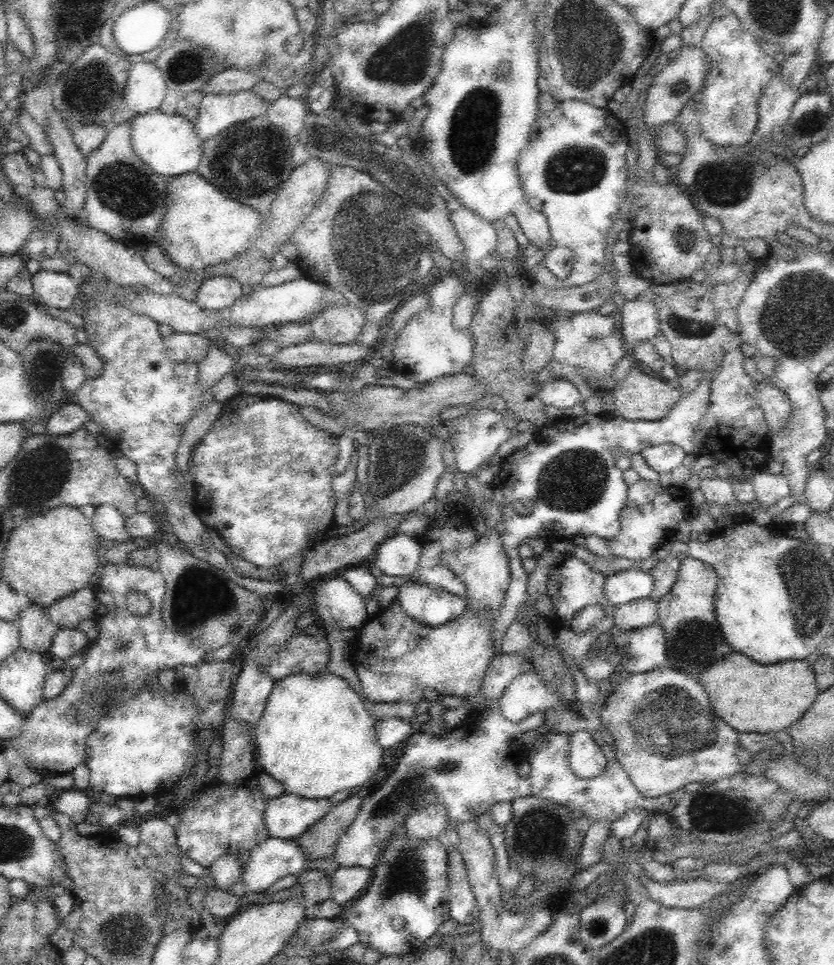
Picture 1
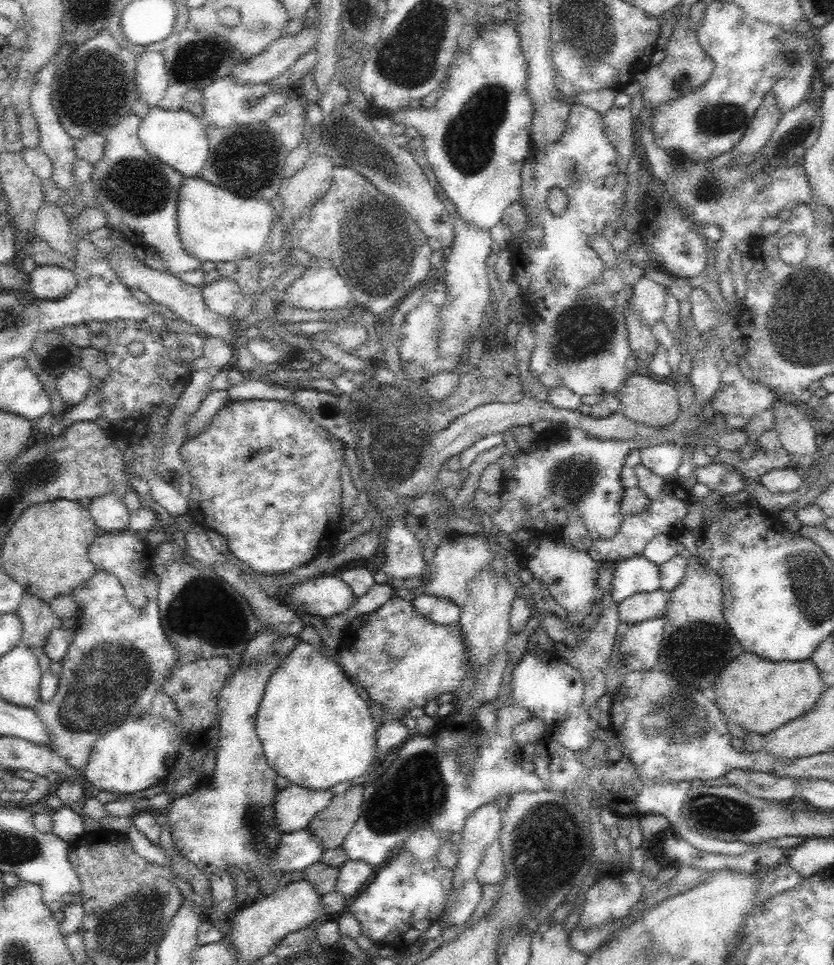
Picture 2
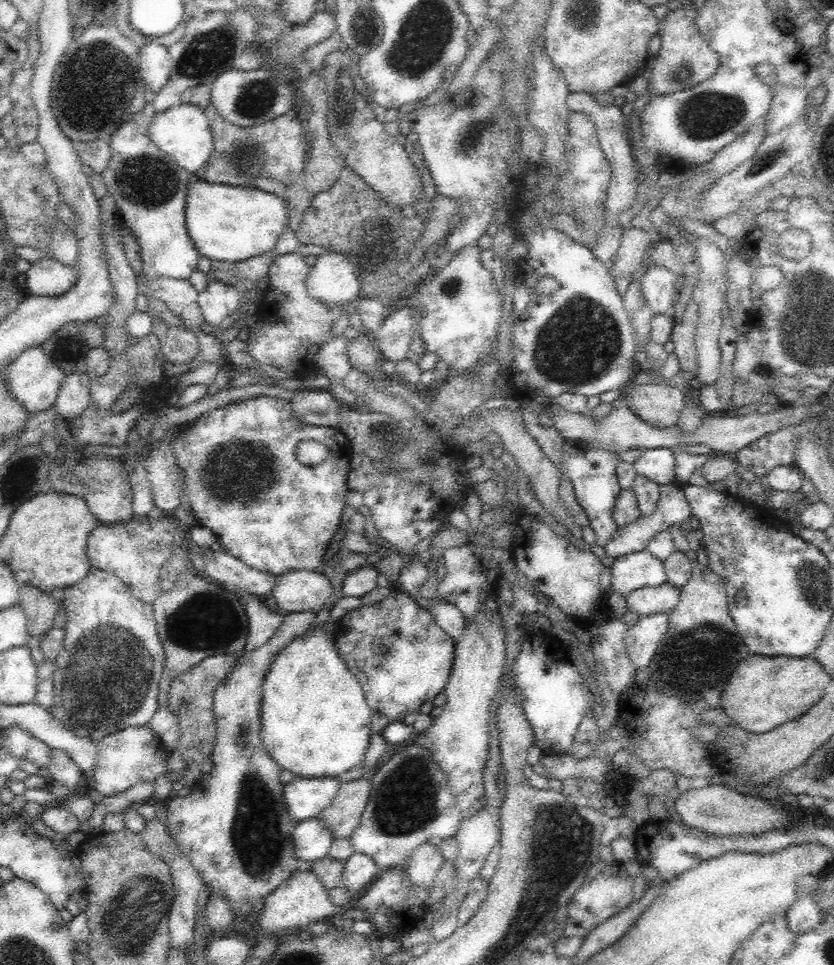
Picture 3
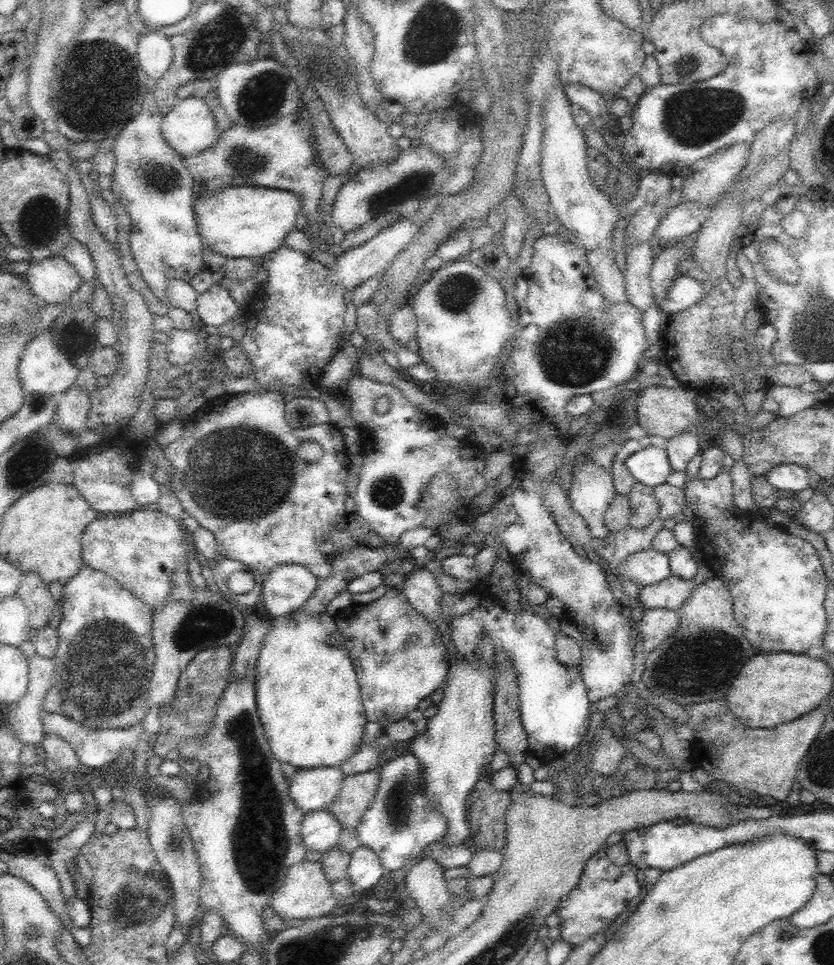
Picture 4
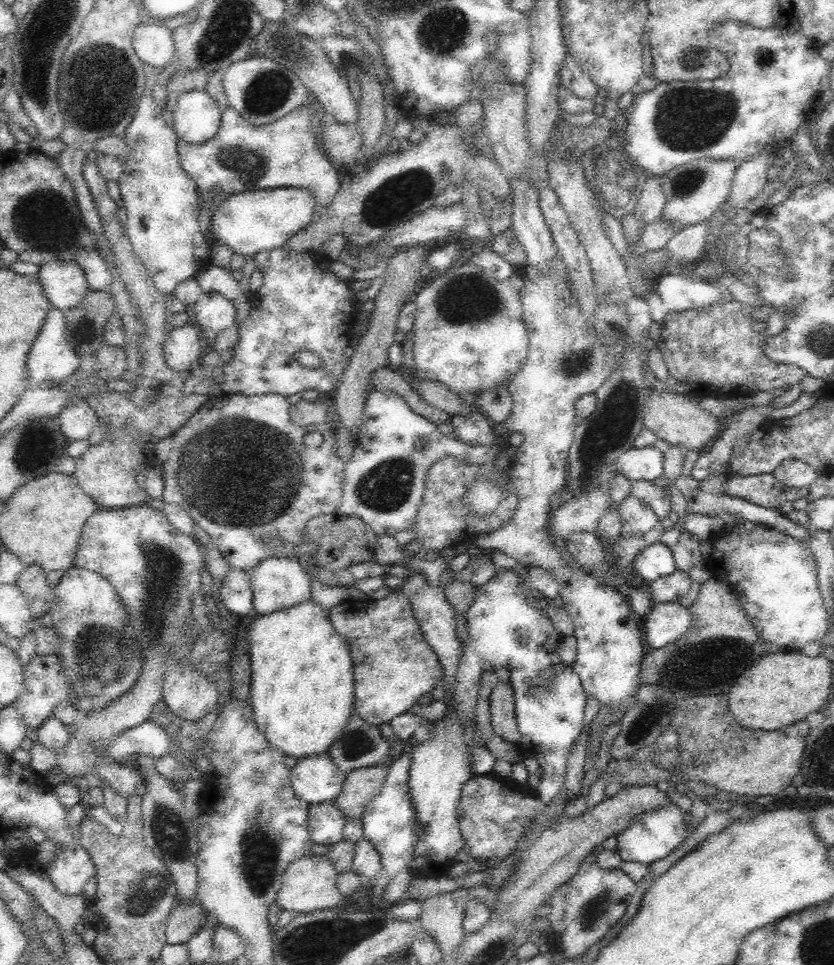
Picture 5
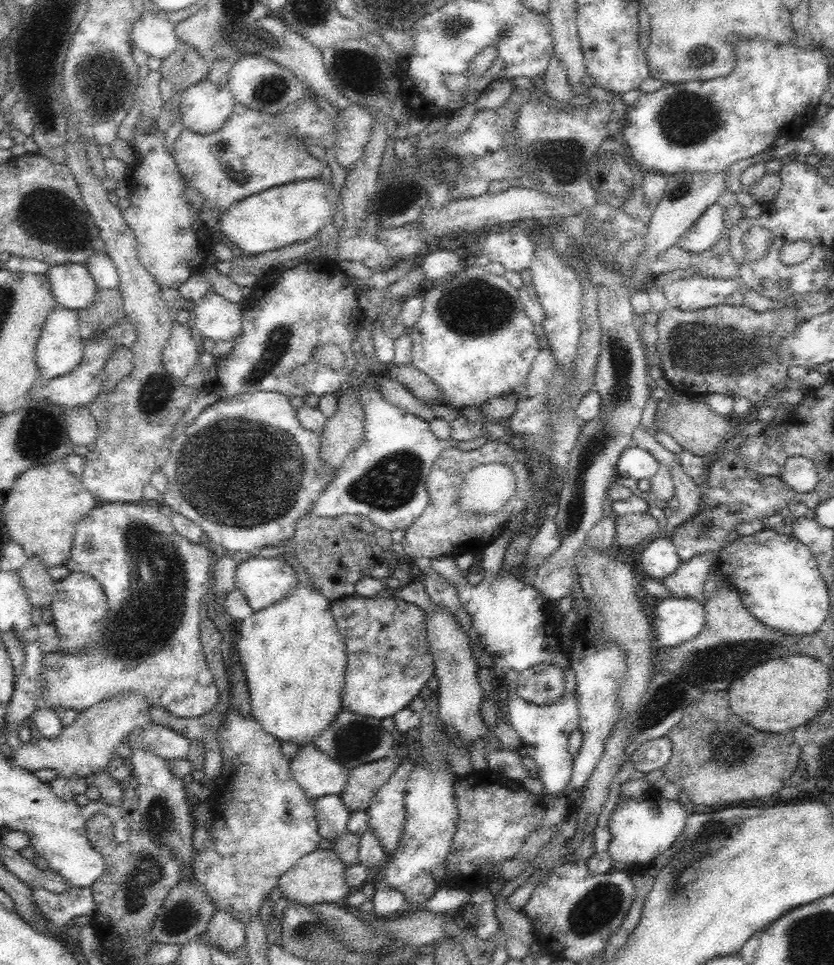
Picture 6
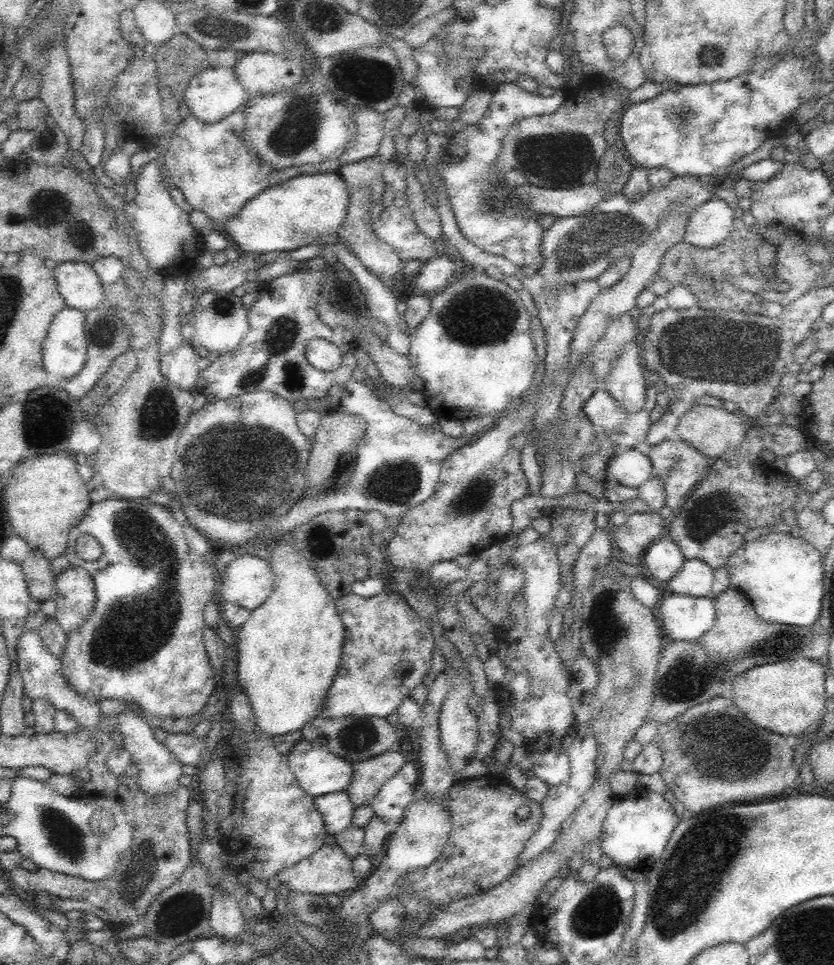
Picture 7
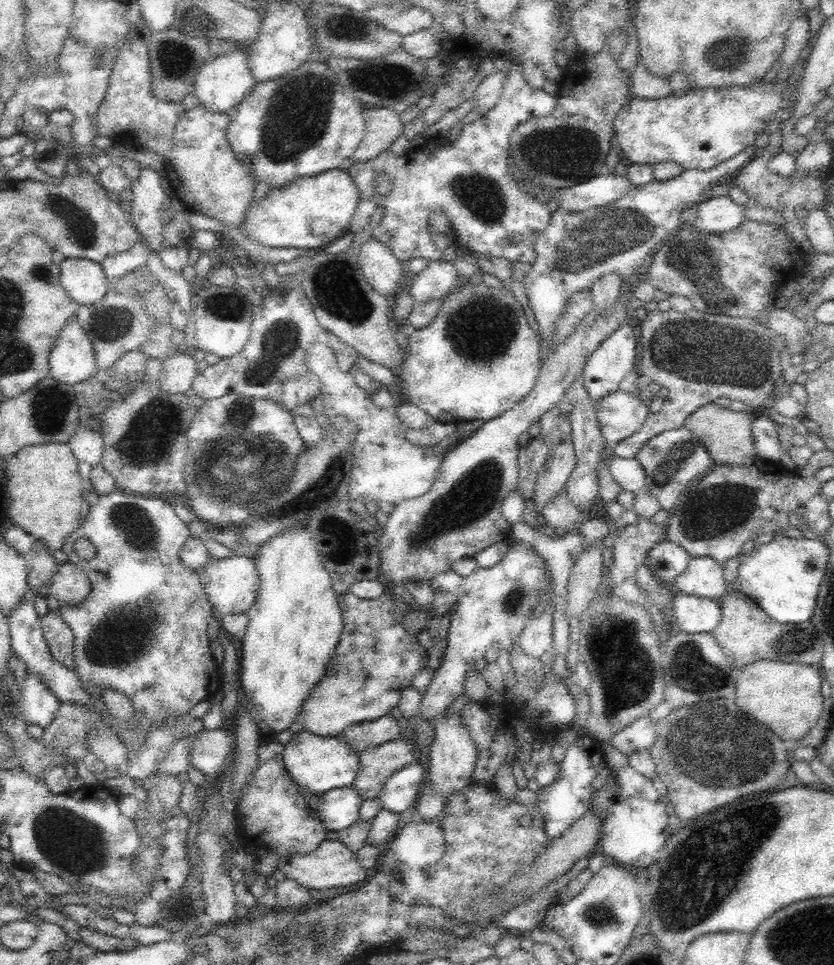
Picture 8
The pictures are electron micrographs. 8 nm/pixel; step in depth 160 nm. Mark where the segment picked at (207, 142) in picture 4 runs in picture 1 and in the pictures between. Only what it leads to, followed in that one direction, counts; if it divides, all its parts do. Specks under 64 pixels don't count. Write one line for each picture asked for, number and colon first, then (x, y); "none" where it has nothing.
1: (167, 143)
2: (177, 138)
3: (183, 132)

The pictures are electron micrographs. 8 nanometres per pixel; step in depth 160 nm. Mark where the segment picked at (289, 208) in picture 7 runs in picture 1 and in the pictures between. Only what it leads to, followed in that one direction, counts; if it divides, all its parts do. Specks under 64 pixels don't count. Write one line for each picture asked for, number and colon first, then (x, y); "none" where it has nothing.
1: (201, 228)
2: (214, 225)
3: (228, 223)
4: (241, 221)
5: (252, 221)
6: (277, 217)

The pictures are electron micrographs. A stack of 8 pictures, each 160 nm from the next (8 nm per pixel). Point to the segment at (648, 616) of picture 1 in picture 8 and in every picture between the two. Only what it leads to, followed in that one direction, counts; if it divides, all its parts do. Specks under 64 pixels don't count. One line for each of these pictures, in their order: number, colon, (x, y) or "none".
2: (642, 606)
3: (663, 598)
4: (671, 593)
5: (671, 588)
6: (687, 580)
7: (696, 578)
8: (703, 577)

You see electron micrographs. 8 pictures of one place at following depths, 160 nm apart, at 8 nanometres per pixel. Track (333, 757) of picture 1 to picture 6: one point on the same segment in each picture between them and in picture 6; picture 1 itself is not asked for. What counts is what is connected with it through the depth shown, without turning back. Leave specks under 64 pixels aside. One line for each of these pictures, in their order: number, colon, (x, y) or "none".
2: (315, 729)
3: (315, 722)
4: (308, 698)
5: (302, 683)
6: (294, 658)

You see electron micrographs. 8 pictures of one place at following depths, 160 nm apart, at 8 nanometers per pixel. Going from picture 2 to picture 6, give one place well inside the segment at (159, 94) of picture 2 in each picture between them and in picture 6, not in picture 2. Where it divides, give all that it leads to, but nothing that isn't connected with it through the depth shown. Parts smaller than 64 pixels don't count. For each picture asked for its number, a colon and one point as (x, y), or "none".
3: (155, 65)
4: (154, 51)
5: (154, 45)
6: (156, 36)

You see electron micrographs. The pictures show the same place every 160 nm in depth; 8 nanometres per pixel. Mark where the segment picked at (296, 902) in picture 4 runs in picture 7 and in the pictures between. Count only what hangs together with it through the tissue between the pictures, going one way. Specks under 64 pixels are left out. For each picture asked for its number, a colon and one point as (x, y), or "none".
5: (309, 884)
6: (320, 876)
7: (329, 870)

